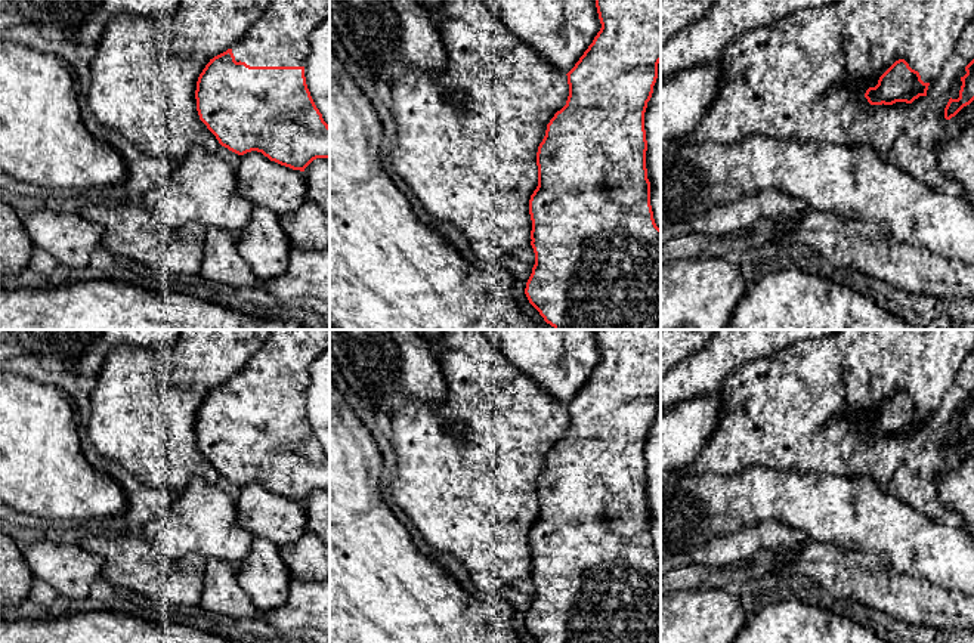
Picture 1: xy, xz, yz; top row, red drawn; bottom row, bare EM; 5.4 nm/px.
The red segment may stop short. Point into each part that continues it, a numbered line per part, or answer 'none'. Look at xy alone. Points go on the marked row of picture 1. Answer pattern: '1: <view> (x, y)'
1: xy (281, 37)

